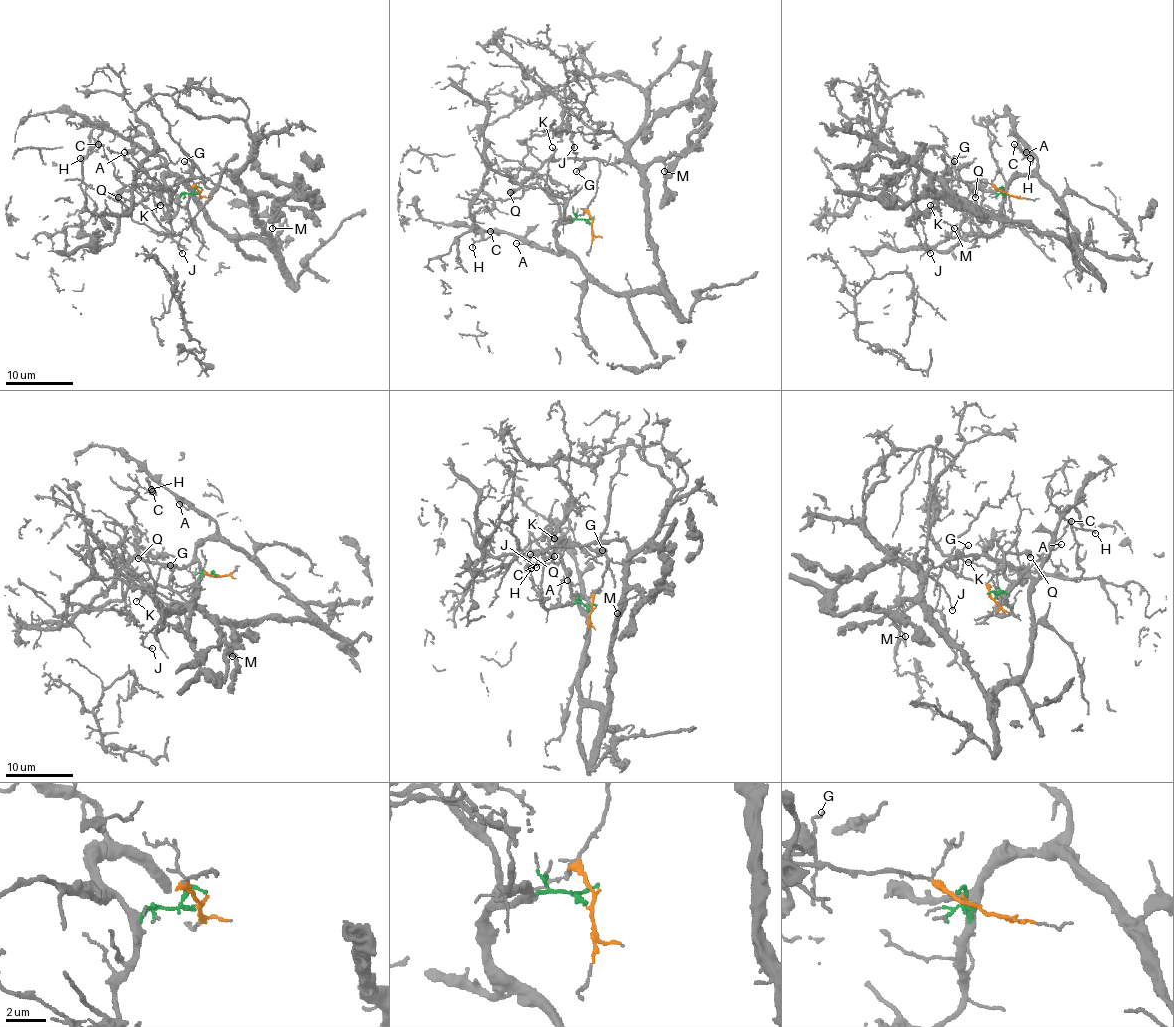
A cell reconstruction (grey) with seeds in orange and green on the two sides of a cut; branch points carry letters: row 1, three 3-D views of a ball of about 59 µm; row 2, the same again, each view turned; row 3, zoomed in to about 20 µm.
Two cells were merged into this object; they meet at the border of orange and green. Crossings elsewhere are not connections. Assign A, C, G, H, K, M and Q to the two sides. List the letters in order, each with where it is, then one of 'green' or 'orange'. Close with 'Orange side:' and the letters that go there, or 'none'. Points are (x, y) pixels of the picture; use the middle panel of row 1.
A: place (516, 243); green
C: place (490, 231); green
G: place (576, 171); orange
H: place (472, 247); green
K: place (552, 147); green
M: place (664, 171); green
Q: place (510, 192); green
Orange side: G

